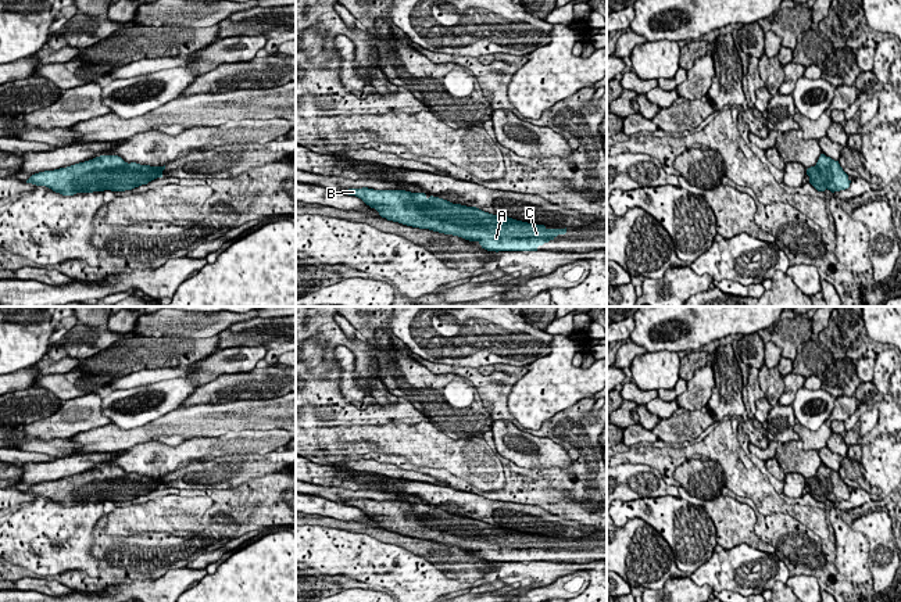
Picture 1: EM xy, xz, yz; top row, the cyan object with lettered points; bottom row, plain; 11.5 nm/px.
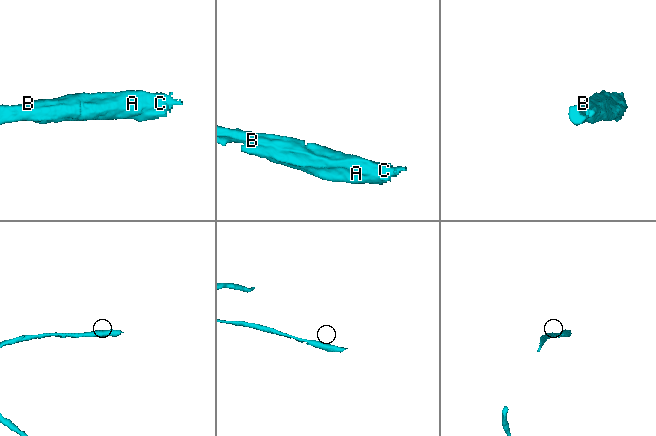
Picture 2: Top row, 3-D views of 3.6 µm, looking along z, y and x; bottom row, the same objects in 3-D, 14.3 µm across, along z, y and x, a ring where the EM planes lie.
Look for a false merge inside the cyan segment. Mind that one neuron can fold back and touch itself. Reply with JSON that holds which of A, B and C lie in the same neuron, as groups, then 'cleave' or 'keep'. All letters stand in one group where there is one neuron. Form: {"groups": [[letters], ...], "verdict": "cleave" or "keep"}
{"groups": [["A", "B", "C"]], "verdict": "keep"}

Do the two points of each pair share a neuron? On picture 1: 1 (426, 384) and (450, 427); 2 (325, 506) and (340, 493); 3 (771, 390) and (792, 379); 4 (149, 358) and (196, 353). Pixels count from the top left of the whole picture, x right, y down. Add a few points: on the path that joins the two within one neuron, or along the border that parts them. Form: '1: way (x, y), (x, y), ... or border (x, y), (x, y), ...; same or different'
1: way (428, 396), (439, 416); same
2: border (310, 493), (343, 504); different
3: border (783, 377), (783, 391), (778, 404); different
4: way (160, 353), (185, 353); same

